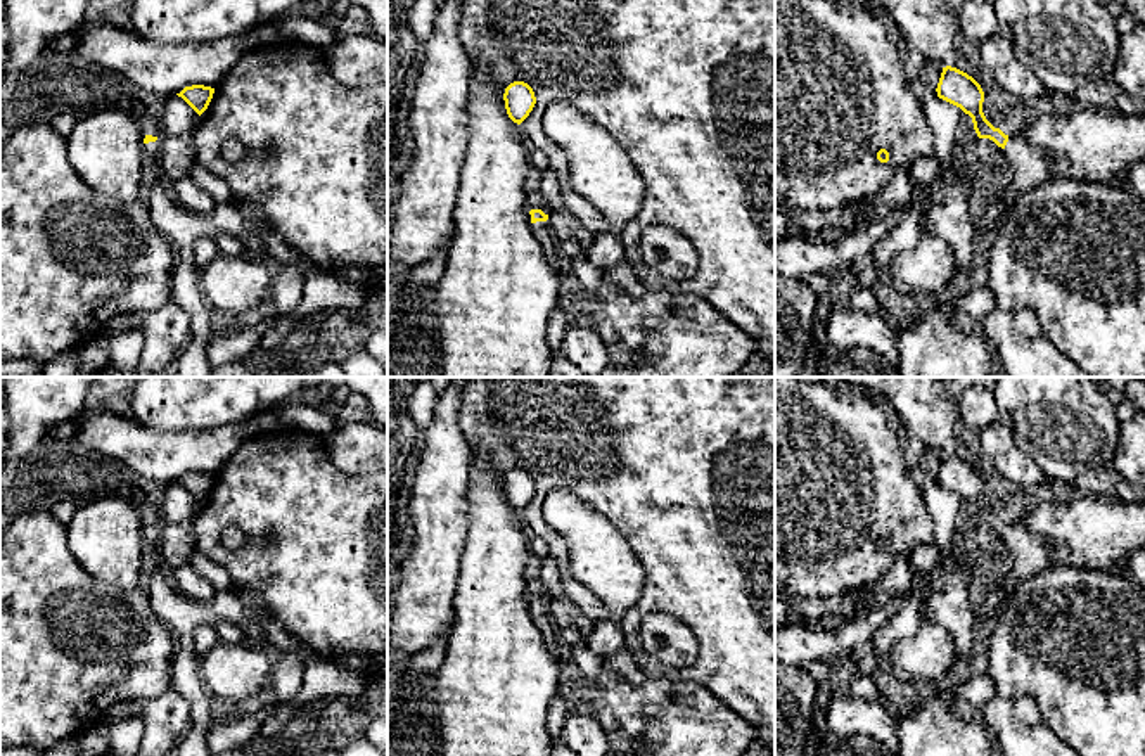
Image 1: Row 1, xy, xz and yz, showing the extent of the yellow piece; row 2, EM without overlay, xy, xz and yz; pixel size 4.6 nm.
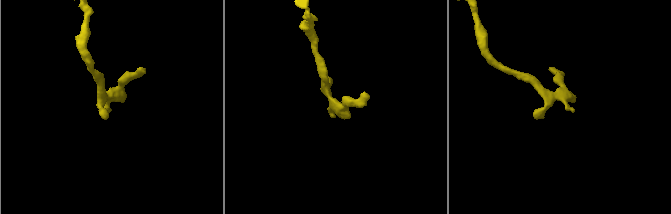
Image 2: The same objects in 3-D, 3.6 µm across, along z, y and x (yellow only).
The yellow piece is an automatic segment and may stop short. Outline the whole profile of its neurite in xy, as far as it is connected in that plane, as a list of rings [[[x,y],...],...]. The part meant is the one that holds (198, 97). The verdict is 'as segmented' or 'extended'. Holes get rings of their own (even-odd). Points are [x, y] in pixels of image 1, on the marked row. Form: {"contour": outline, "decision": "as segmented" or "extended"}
{"contour": [[[204,85],[185,86],[178,97],[182,97],[199,116],[208,109],[213,99],[214,88]]], "decision": "as segmented"}

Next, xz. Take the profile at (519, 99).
{"contour": [[[514,81],[505,88],[503,93],[505,109],[509,118],[521,125],[536,104],[533,88],[524,81]]], "decision": "as segmented"}

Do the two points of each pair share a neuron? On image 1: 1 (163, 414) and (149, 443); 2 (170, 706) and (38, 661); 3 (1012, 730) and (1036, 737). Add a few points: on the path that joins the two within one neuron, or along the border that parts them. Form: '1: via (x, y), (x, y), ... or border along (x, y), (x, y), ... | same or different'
1: border along (130, 416), (153, 429), (198, 429) | different
2: border along (170, 685), (156, 696), (132, 698), (108, 710) | different
3: via (1017, 736), (1031, 737) | same

